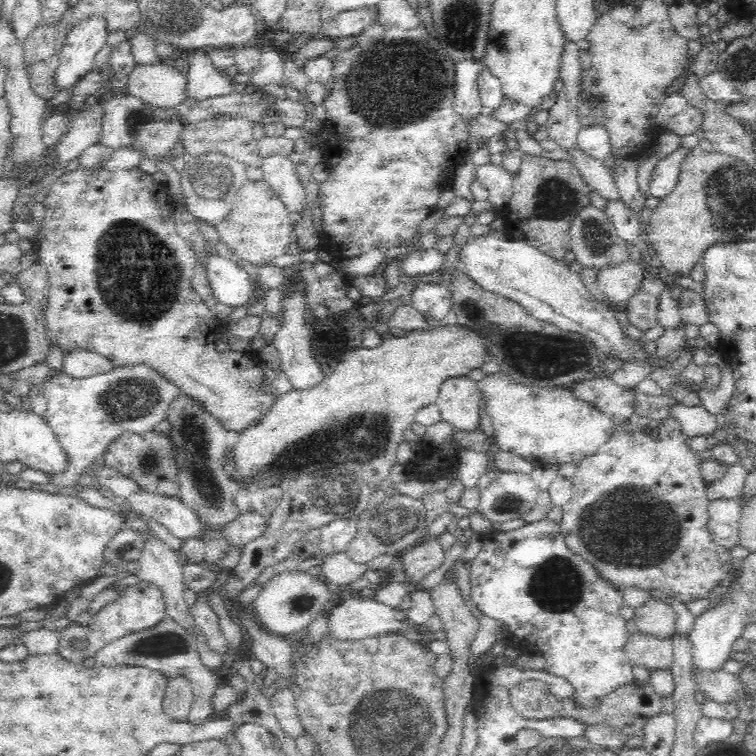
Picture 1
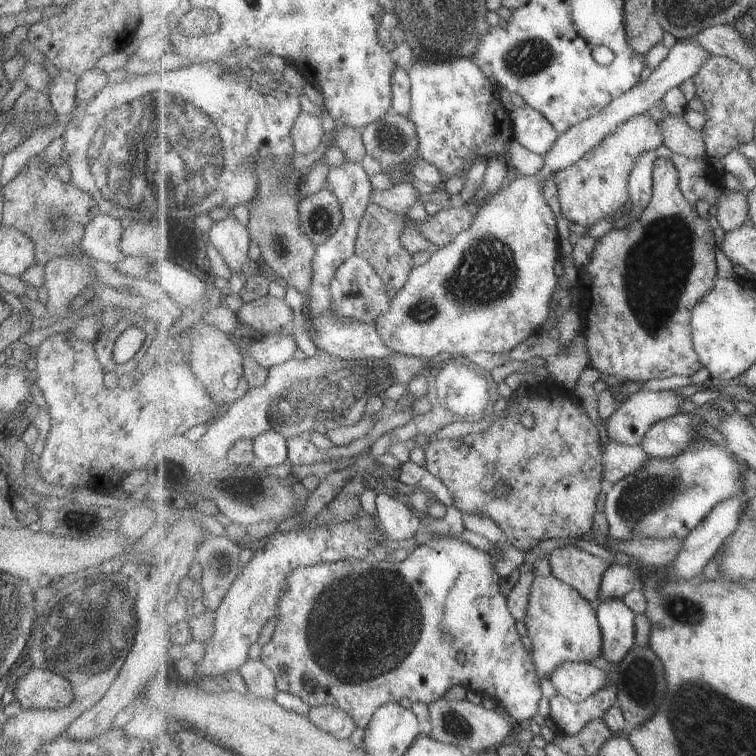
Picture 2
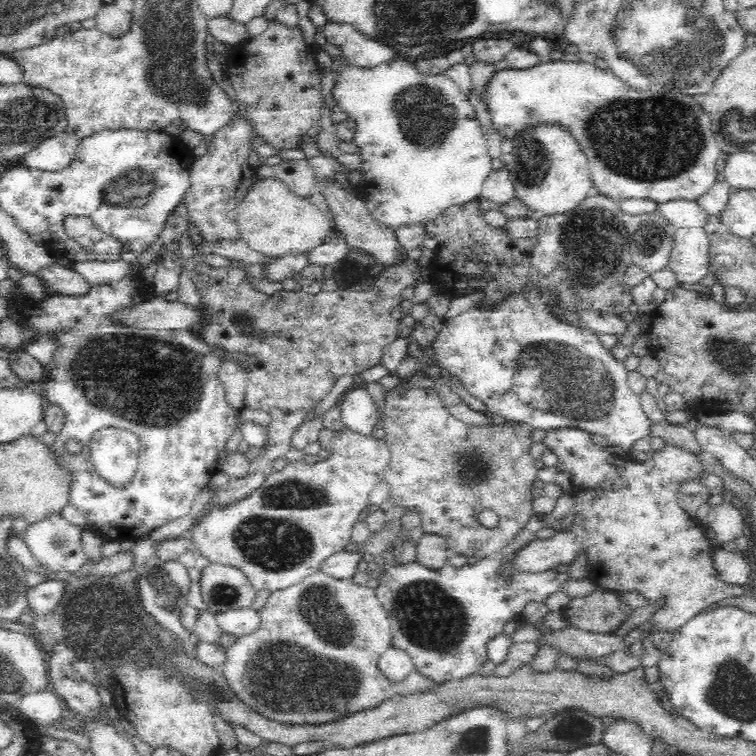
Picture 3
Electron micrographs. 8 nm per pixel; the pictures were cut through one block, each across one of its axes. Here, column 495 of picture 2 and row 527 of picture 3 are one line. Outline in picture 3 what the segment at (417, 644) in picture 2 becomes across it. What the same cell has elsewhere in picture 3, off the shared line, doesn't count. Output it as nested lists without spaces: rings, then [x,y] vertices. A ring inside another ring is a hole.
[[[564,427],[563,429],[549,430],[546,433],[543,443],[557,456],[557,467],[561,472],[568,472],[571,480],[571,490],[568,494],[574,497],[574,520],[572,520],[572,526],[568,530],[556,529],[554,536],[548,539],[533,540],[529,545],[521,548],[518,553],[515,554],[515,561],[513,566],[518,566],[520,571],[555,571],[560,564],[570,564],[578,554],[586,554],[588,568],[590,569],[590,580],[599,589],[603,591],[638,591],[648,606],[654,604],[659,598],[666,598],[666,605],[663,608],[658,609],[649,619],[651,624],[648,626],[651,630],[666,630],[676,631],[685,623],[688,623],[694,616],[697,616],[703,609],[711,608],[713,604],[728,599],[731,597],[740,597],[746,594],[743,588],[735,588],[734,586],[727,586],[722,582],[719,582],[715,578],[715,571],[712,564],[713,553],[712,545],[710,540],[706,537],[705,530],[701,528],[696,520],[689,517],[680,509],[677,501],[678,488],[682,486],[683,482],[687,480],[698,481],[698,478],[704,474],[705,468],[703,463],[698,457],[698,454],[694,454],[692,451],[686,450],[684,447],[665,445],[659,452],[651,451],[648,454],[646,460],[636,462],[629,457],[622,457],[618,455],[612,455],[602,447],[592,441],[592,435],[584,430]]]

